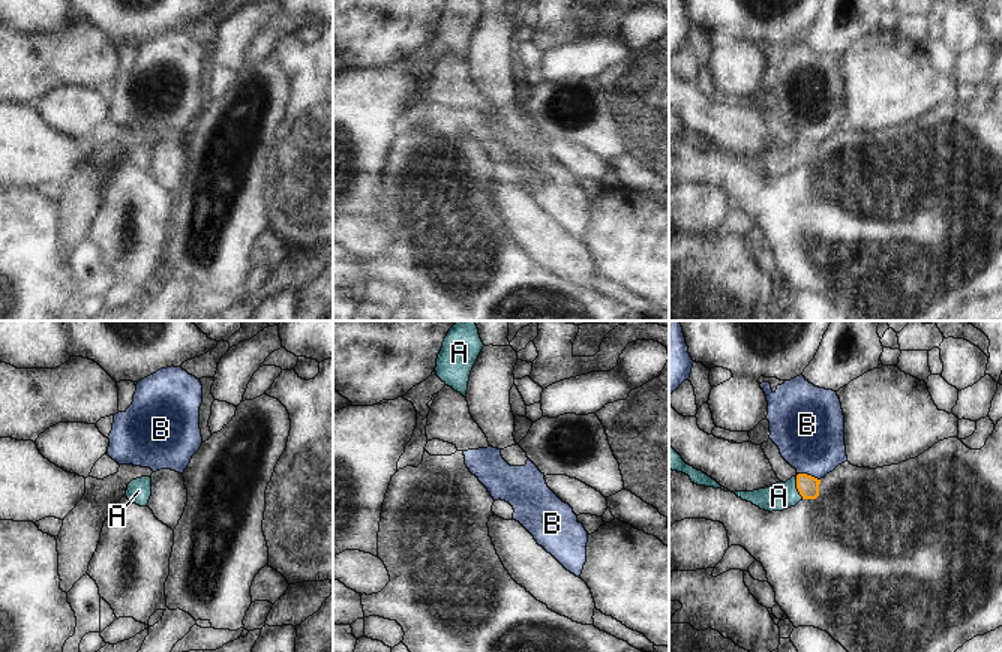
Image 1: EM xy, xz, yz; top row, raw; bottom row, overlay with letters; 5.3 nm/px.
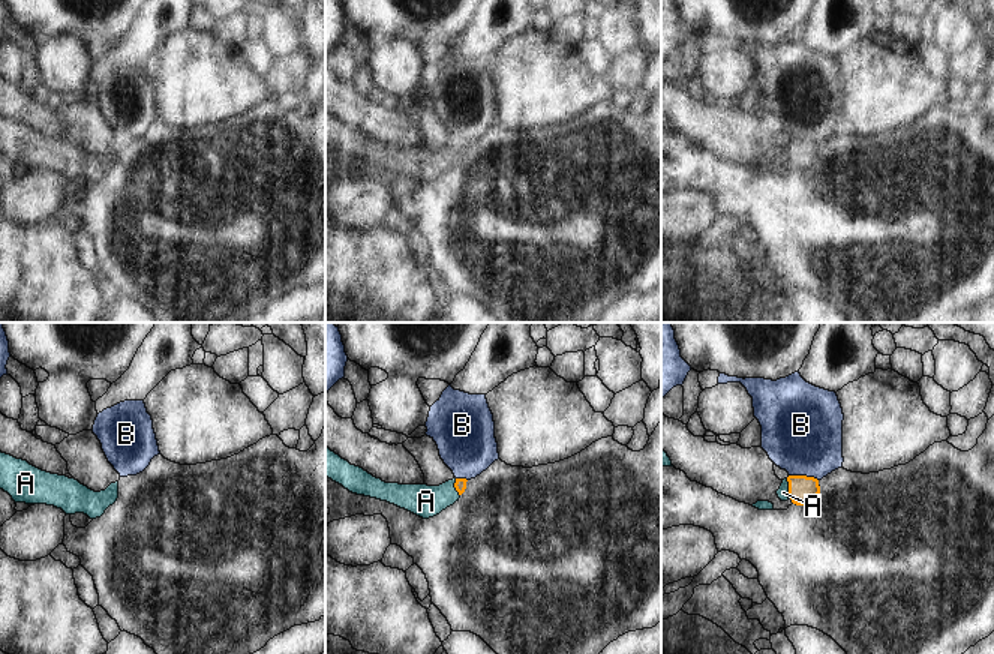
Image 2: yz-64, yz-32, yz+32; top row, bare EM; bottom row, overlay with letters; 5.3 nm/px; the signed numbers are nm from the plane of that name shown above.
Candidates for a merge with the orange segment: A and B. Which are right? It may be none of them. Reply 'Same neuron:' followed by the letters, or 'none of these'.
Same neuron: A.

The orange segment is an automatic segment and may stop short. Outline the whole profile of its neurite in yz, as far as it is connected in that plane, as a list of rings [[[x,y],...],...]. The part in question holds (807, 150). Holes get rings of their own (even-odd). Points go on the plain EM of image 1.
[[[798,138],[786,147],[776,147],[753,156],[735,156],[735,159],[760,174],[772,177],[795,171],[802,163],[816,163],[819,160],[819,148],[820,144]]]

